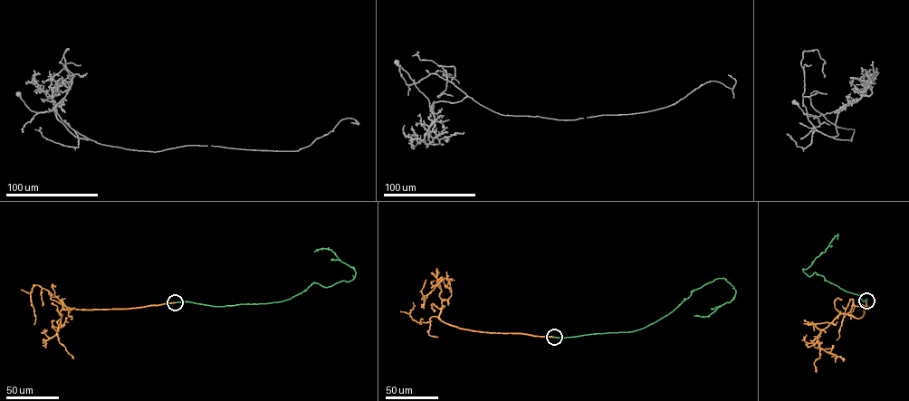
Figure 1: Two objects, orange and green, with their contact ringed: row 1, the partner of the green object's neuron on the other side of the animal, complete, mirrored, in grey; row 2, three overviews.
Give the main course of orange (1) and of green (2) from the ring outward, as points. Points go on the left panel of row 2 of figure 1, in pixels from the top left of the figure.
1: (175, 302), (83, 310), (64, 306), (62, 300), (56, 333), (49, 338), (42, 332), (47, 329)
2: (175, 302), (222, 306), (280, 301), (314, 282), (326, 287), (353, 279), (354, 269), (330, 249), (314, 252)

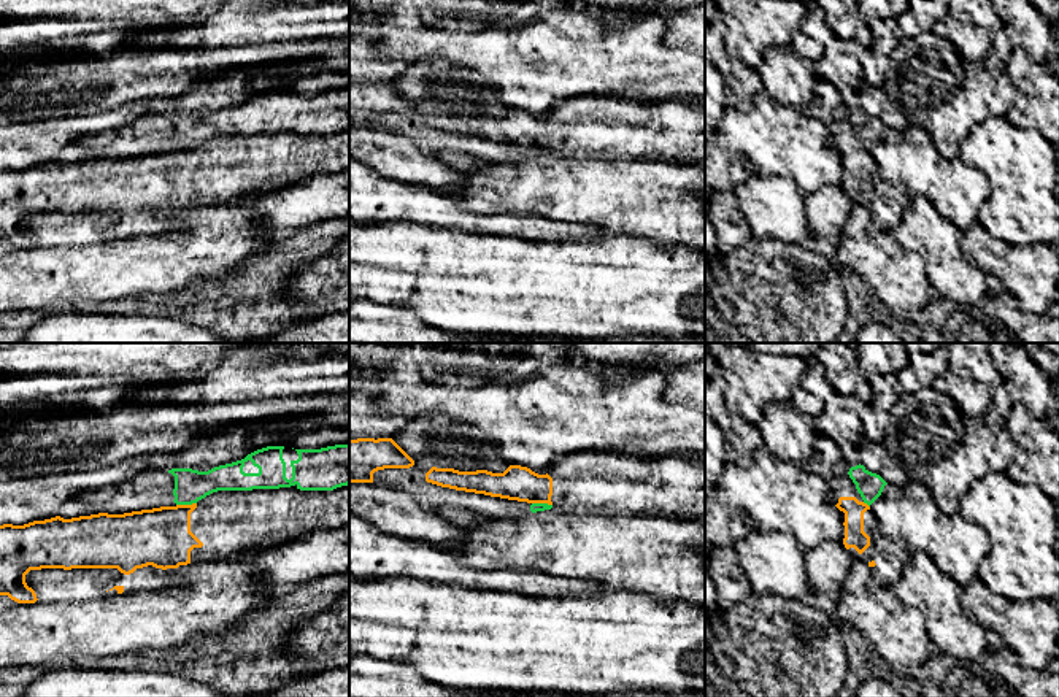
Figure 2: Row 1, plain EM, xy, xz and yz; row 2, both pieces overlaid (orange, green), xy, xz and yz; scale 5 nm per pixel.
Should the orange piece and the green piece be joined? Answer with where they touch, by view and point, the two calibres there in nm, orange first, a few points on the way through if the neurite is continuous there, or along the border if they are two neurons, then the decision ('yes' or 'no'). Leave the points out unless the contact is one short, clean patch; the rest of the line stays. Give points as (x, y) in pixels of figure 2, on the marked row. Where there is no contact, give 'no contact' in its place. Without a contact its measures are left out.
contact xy (186, 505); calibres 300 and 160 nm; border xy (196, 502), (177, 505); no

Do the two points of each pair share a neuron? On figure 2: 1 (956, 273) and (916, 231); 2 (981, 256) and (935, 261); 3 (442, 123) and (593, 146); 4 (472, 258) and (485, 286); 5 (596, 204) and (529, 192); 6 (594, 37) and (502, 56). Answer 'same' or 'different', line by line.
1: same
2: different
3: same
4: same
5: same
6: same

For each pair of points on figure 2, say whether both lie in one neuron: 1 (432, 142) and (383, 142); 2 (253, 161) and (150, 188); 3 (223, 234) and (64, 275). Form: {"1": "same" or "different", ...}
{"1": "different", "2": "same", "3": "same"}

